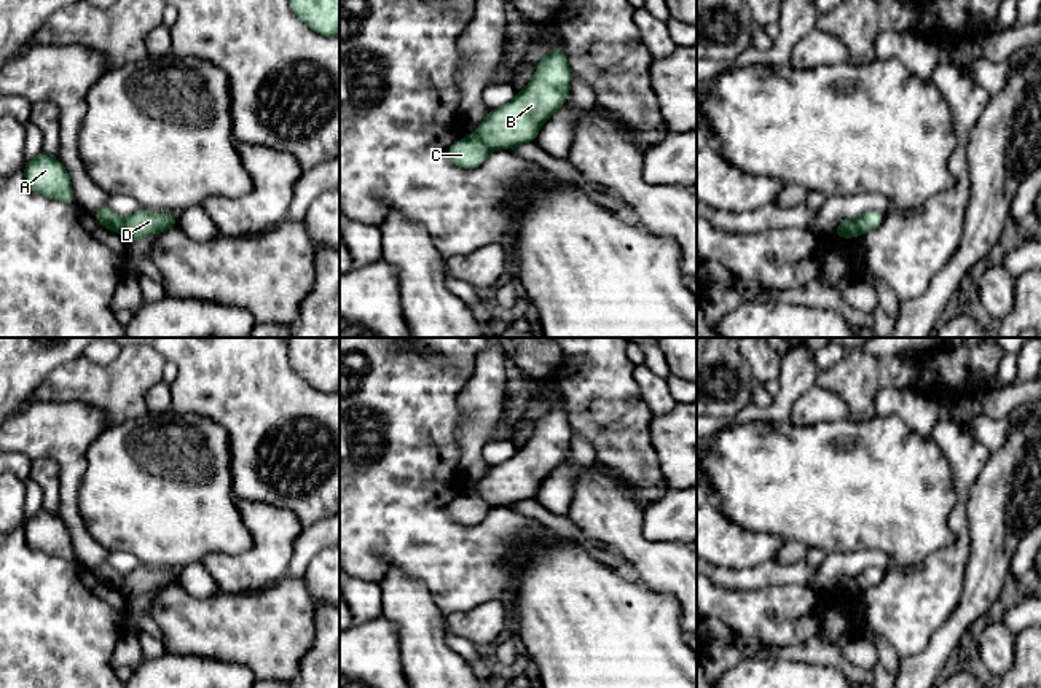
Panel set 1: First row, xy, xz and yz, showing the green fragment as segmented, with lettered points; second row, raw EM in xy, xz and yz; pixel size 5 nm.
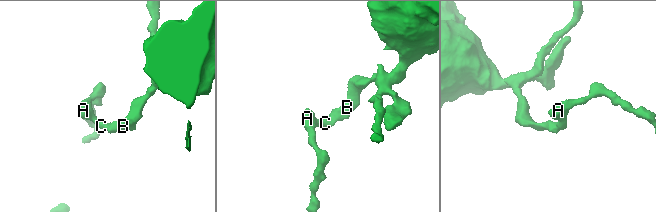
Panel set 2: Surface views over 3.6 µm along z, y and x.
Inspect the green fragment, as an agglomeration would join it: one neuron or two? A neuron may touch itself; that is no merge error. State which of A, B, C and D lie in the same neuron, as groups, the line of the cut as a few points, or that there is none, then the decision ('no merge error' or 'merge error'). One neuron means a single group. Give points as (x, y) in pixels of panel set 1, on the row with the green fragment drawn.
groups A C / B D; cut xz (474, 136), (491, 150); merge error

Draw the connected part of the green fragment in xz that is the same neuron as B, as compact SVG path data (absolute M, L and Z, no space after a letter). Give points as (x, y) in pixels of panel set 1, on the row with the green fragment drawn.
M558 46L550 48L532 81L512 102L489 110L475 137L491 151L534 142L540 126L564 105L571 80L566 54Z

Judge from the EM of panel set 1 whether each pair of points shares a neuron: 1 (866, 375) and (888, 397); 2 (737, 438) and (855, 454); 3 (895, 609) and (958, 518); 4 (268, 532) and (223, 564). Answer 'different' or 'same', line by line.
1: different
2: same
3: same
4: same

